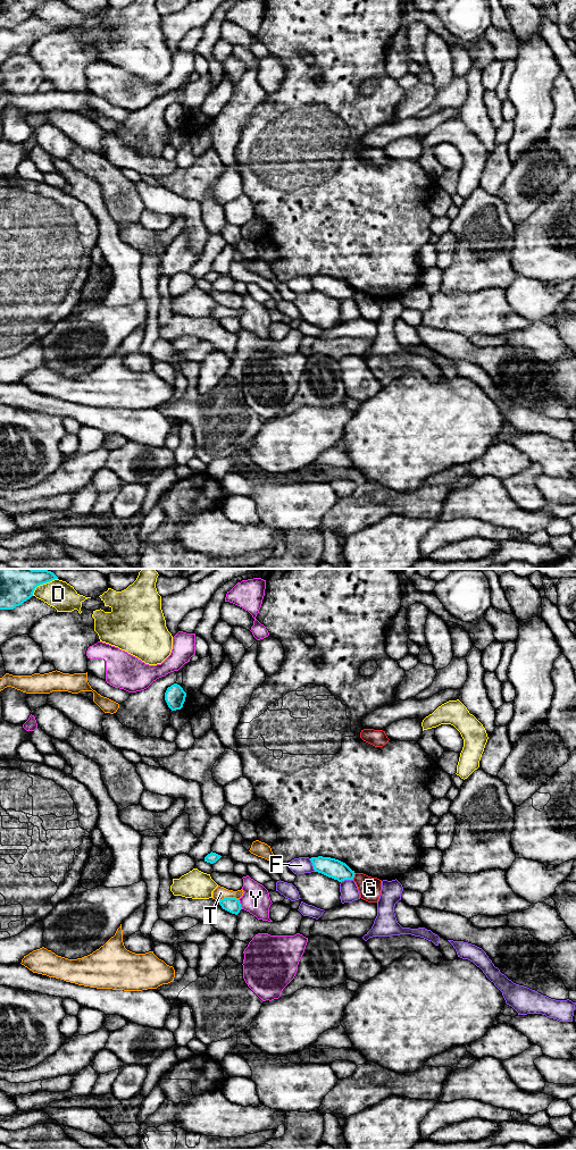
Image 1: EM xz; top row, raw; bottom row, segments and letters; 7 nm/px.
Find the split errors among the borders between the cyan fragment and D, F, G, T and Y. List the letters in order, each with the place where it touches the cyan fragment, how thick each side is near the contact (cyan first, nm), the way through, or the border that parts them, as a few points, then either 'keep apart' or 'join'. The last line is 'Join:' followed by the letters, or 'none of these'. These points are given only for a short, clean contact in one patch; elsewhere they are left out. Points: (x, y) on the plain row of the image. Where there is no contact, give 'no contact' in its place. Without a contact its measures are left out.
D: xz (39, 3) | 180/200 nm | keep apart
F: xz (312, 284) | 140/120 nm | keep apart
G: xz (353, 295) | 140/160 nm | along xz (356, 292), (352, 298) | keep apart
T: xz (227, 317) | 110/90 nm | keep apart
Y: xz (240, 322) | 110/200 nm | keep apart
Join: none of these

